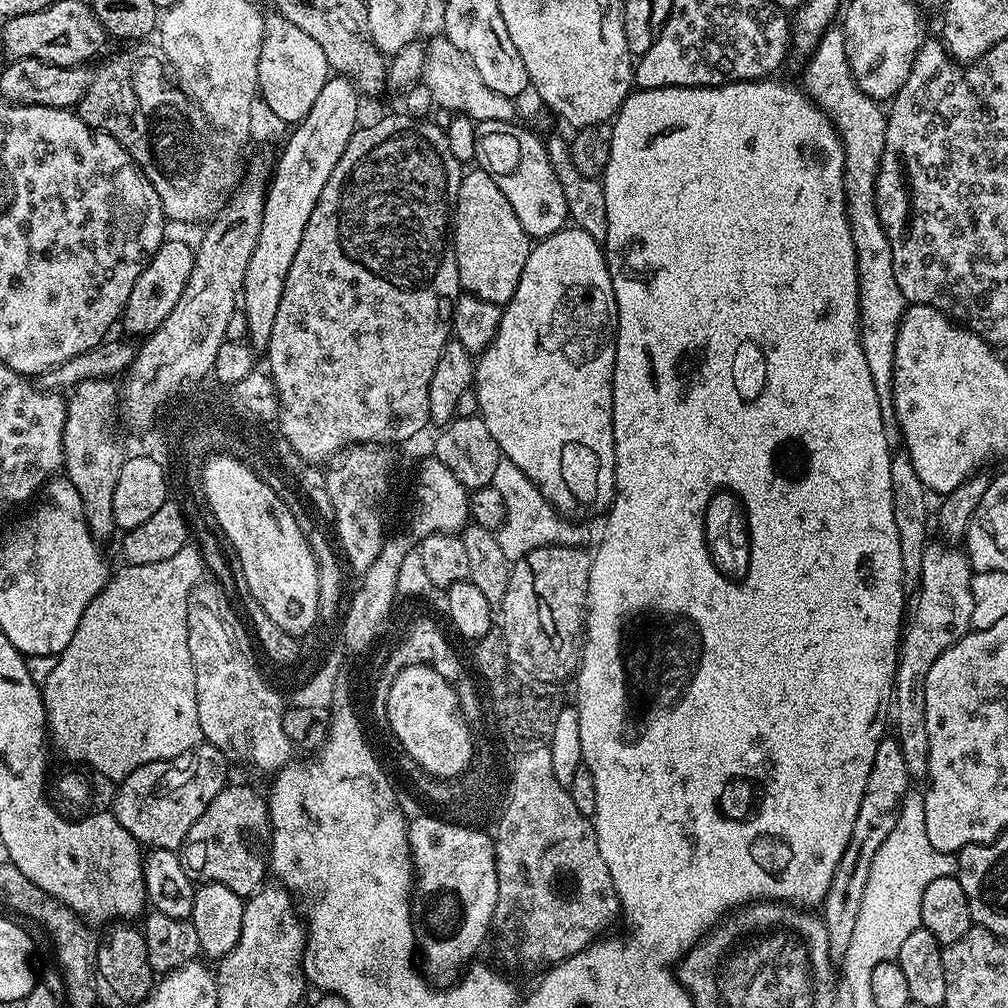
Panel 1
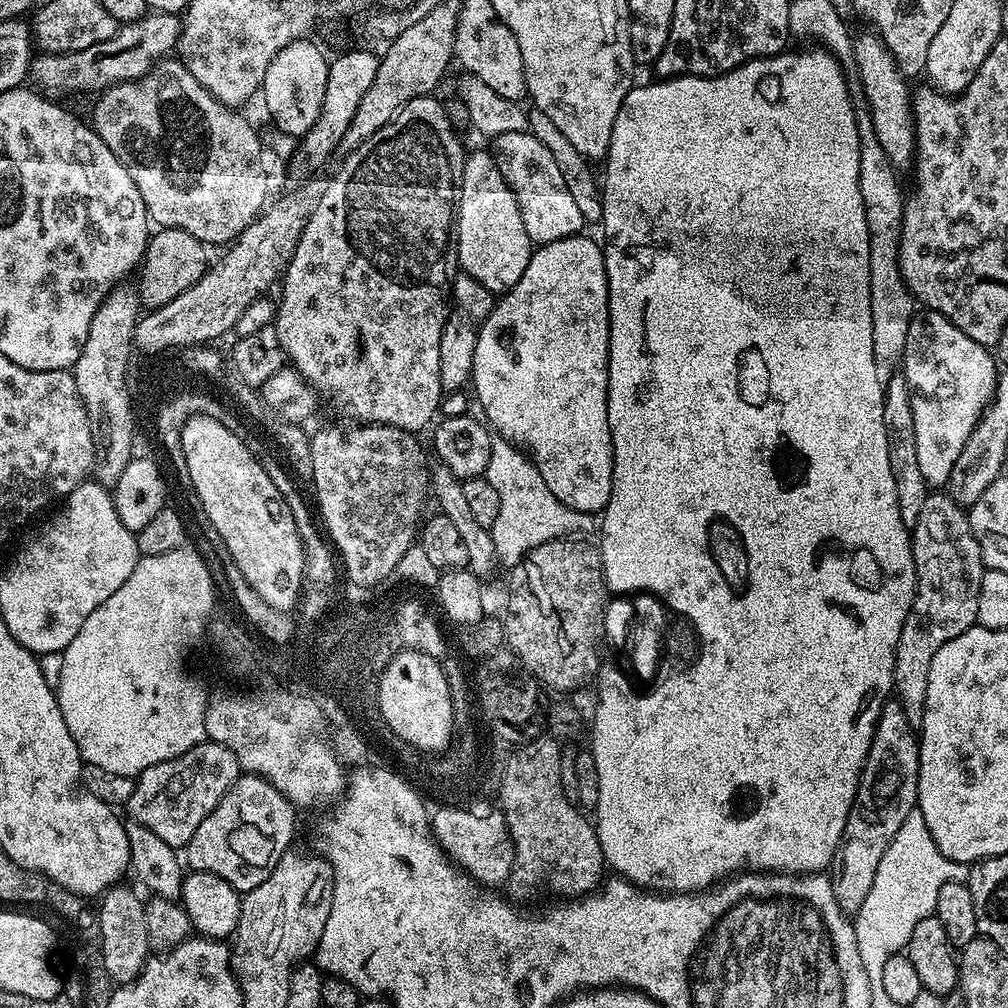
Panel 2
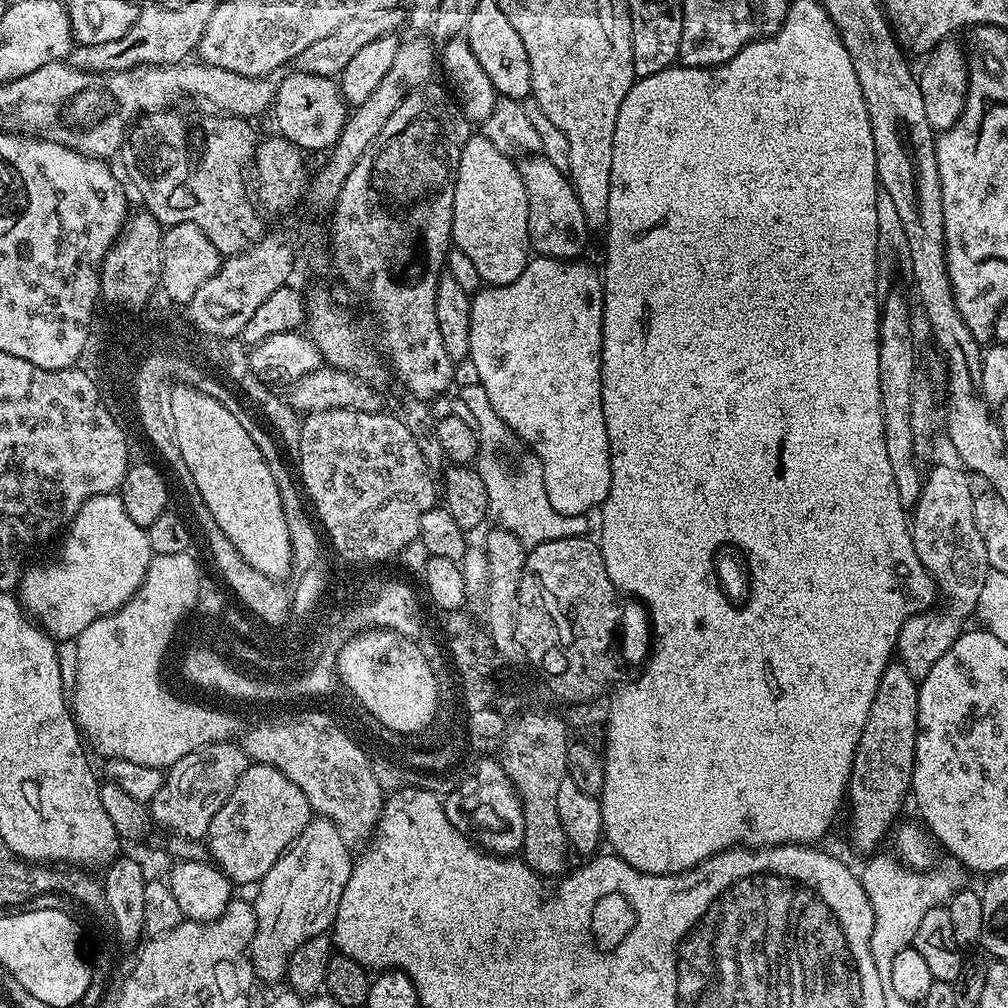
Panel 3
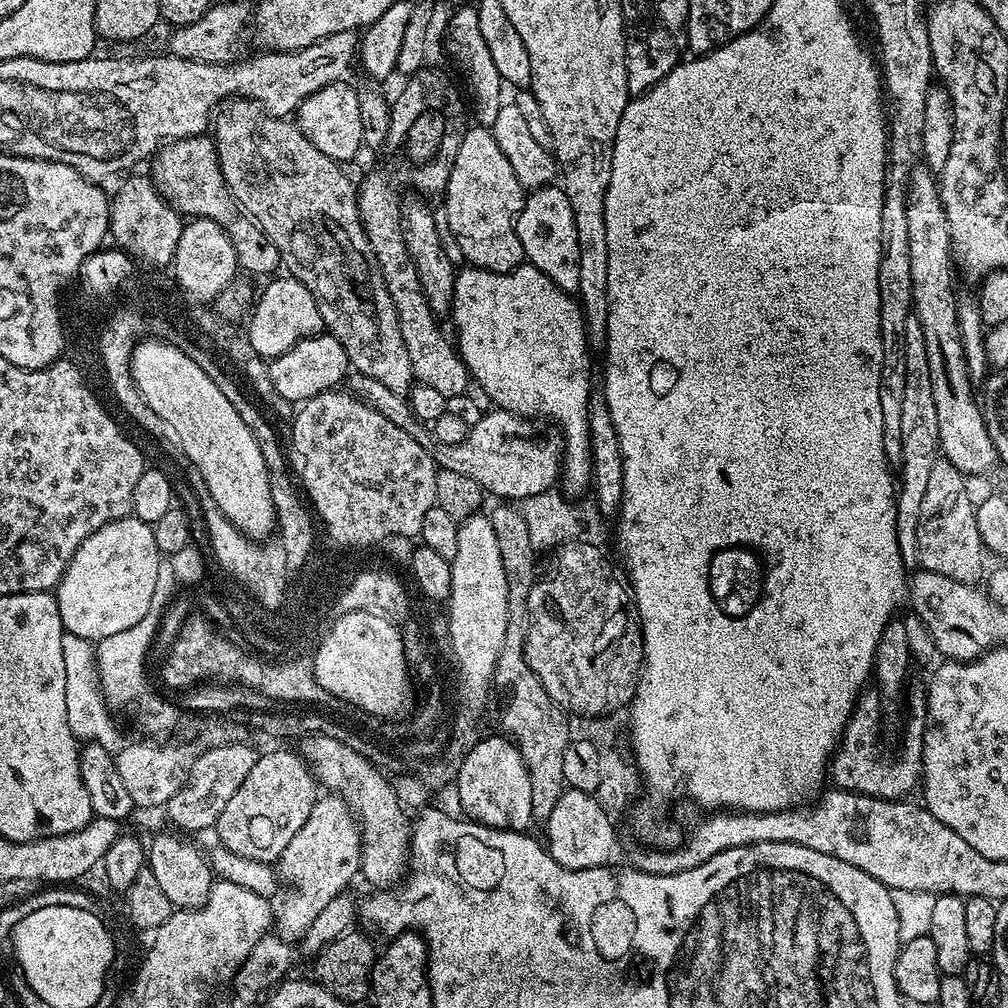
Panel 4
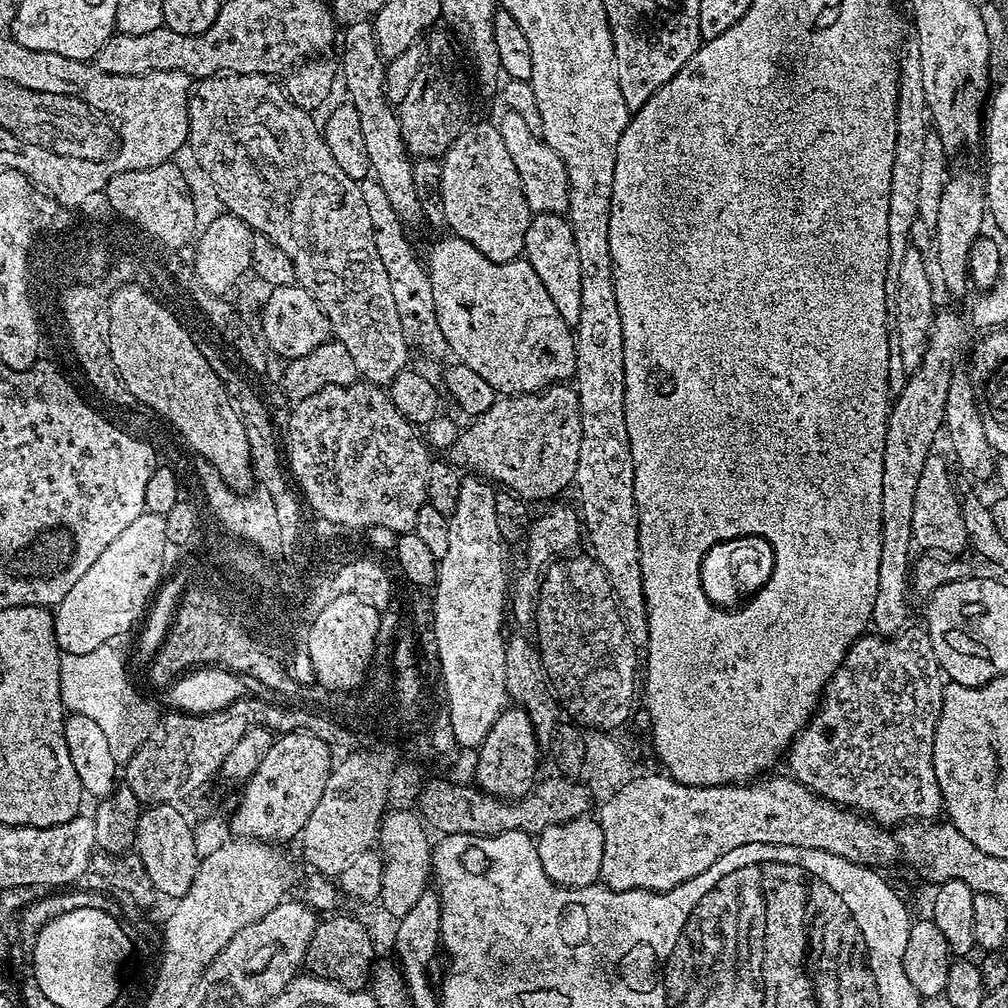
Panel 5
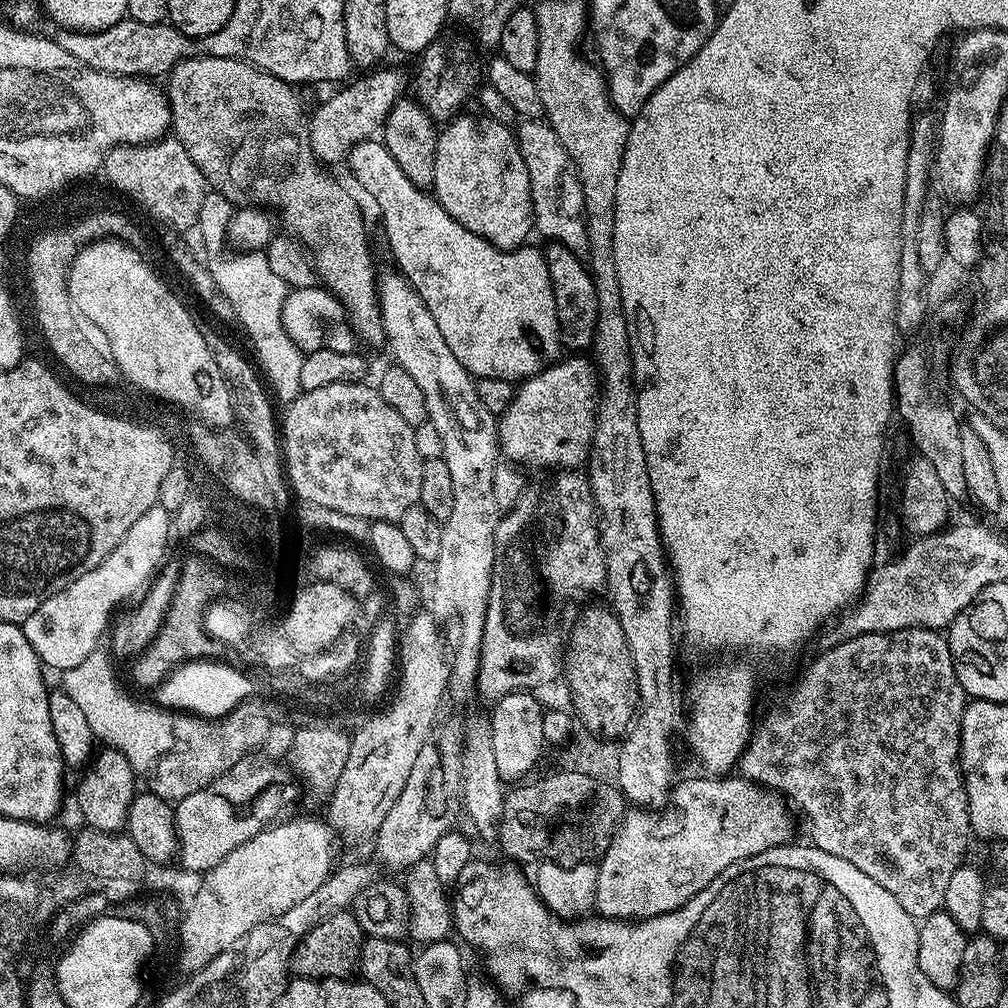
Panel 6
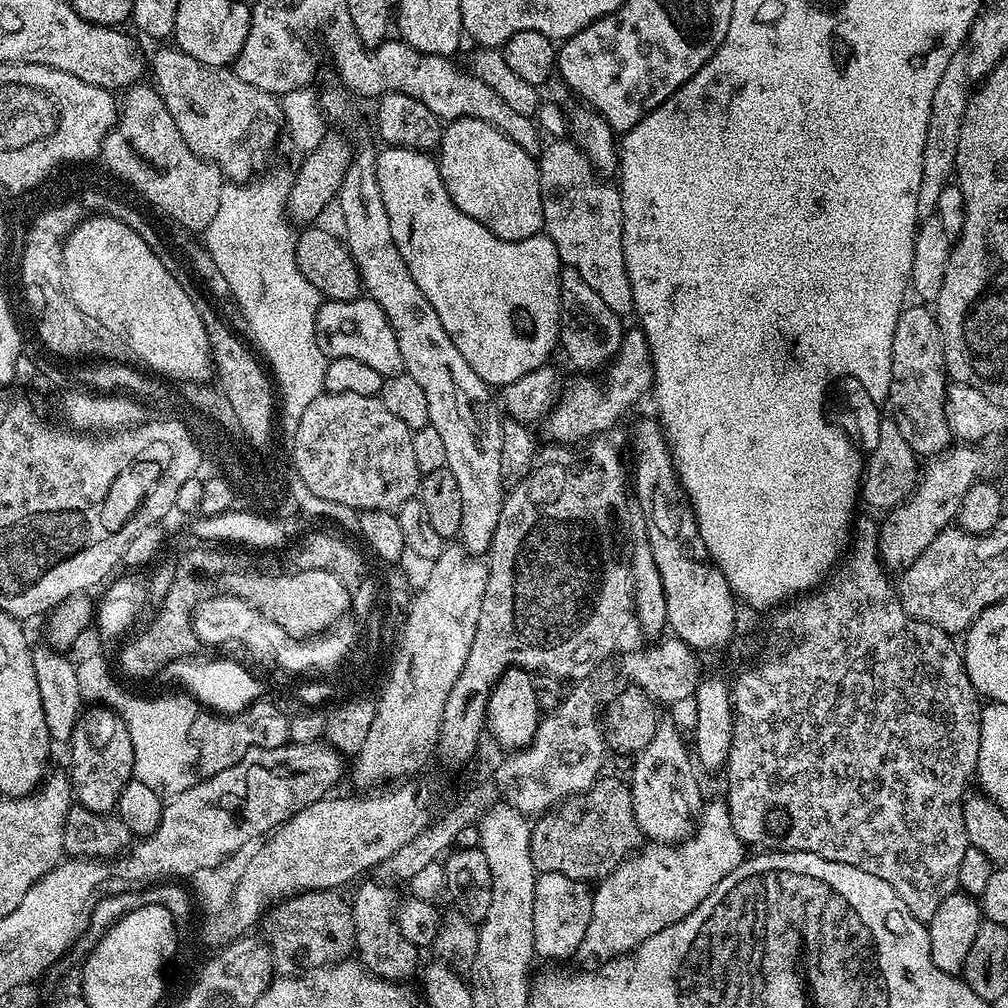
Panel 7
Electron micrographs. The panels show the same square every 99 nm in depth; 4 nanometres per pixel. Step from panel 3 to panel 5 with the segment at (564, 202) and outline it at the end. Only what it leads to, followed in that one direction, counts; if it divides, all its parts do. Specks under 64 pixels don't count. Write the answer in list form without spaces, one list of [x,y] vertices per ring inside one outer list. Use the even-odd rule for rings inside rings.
[[[537,212],[528,221],[523,259],[527,260],[528,265],[534,270],[534,274],[538,274],[538,278],[542,278],[542,286],[546,286],[555,308],[558,309],[558,314],[562,314],[562,318],[570,326],[576,325],[578,316],[582,314],[582,265],[578,263],[578,246],[574,246],[572,226],[561,213]]]

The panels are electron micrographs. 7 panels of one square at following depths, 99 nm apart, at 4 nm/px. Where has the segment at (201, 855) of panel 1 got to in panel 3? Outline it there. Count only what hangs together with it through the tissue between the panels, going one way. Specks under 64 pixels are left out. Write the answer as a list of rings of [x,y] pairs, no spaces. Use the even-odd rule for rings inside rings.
[[[249,763],[233,792],[210,822],[206,852],[233,885],[259,885],[280,855],[302,834],[314,813],[298,786],[268,764]]]

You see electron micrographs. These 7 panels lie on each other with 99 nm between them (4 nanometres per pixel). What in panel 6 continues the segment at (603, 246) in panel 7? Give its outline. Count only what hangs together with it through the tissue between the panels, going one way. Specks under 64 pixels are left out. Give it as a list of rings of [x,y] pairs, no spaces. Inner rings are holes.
[[[524,120],[519,132],[515,133],[516,143],[520,145],[522,162],[526,162],[526,174],[532,187],[532,218],[537,233],[545,236],[545,241],[565,244],[573,250],[584,250],[588,247],[588,222],[584,209],[584,191],[582,181],[570,154],[566,154],[566,146],[558,142],[558,134],[546,123],[540,120]]]

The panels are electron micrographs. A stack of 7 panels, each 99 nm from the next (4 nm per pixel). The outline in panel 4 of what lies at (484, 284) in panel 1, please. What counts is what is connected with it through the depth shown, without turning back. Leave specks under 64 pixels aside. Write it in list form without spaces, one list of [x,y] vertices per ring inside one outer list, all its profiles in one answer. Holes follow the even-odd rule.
[[[472,126],[465,131],[462,146],[458,146],[458,158],[454,158],[454,166],[450,170],[448,187],[444,189],[442,207],[446,210],[450,230],[458,238],[462,254],[471,267],[481,268],[487,272],[512,272],[525,263],[524,247],[518,242],[516,219],[524,205],[526,189],[518,182],[510,162],[506,162],[506,154],[502,154],[498,142],[494,142],[492,131],[479,126]]]

